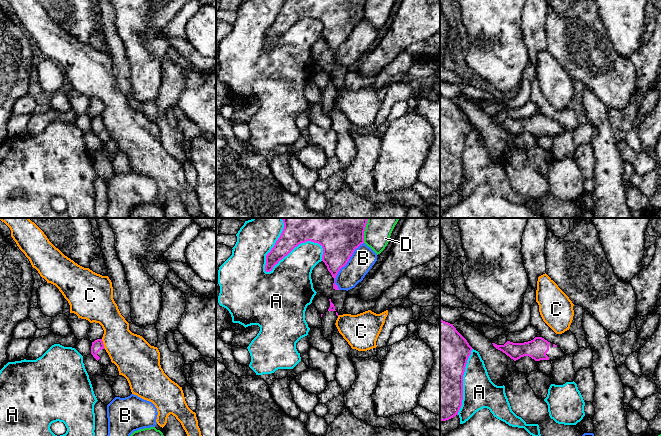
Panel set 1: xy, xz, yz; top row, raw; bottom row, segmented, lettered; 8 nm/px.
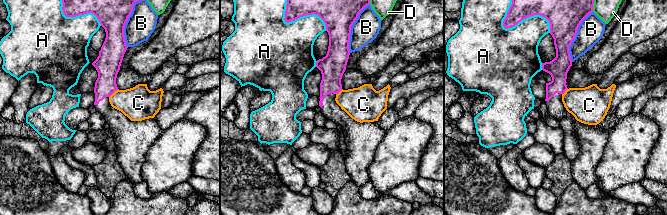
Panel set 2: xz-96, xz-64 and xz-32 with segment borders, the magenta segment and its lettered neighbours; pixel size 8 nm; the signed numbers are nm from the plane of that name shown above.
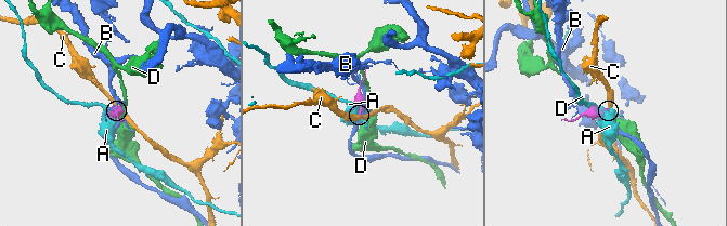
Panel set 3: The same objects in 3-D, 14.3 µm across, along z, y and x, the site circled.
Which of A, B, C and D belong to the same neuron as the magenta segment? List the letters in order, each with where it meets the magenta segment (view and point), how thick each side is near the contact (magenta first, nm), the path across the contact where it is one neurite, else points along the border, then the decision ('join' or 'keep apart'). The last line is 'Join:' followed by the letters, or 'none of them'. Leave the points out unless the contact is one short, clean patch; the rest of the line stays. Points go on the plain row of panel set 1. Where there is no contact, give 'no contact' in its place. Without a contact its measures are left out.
A: meets magenta in xz at (299, 19); 200 nm thick on the magenta side, 280 nm on the other; keep apart
B: meets magenta in xz at (344, 41); 280 nm thick on the magenta side, 190 nm on the other; keep apart
C: meets magenta in xy at (103, 120); 90 nm thick on the magenta side, 320 nm on the other; border along xy (101, 115), (105, 124); keep apart
D: meets magenta in xz at (363, 9); 280 nm thick on the magenta side, 200 nm on the other; keep apart
Join: none of them

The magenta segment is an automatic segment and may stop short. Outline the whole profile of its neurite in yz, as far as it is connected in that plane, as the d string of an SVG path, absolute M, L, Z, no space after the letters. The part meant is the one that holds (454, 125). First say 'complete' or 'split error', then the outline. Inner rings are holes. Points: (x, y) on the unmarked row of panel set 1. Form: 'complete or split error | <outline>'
complete | M440 94L440 197L458 191L463 176L463 151L472 125L453 100Z

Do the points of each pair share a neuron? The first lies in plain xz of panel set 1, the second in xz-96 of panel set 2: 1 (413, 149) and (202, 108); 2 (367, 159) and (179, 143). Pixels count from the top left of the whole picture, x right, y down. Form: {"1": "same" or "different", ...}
{"1": "different", "2": "different"}

